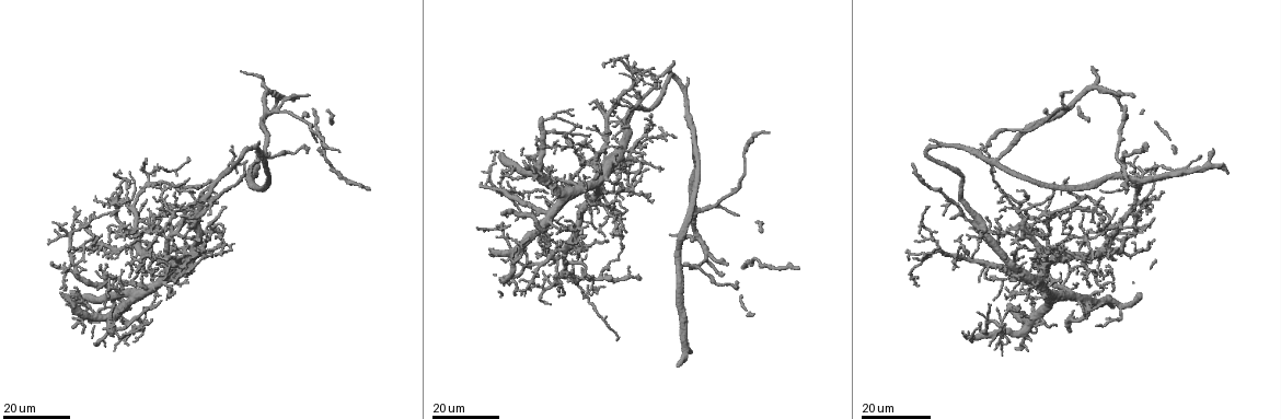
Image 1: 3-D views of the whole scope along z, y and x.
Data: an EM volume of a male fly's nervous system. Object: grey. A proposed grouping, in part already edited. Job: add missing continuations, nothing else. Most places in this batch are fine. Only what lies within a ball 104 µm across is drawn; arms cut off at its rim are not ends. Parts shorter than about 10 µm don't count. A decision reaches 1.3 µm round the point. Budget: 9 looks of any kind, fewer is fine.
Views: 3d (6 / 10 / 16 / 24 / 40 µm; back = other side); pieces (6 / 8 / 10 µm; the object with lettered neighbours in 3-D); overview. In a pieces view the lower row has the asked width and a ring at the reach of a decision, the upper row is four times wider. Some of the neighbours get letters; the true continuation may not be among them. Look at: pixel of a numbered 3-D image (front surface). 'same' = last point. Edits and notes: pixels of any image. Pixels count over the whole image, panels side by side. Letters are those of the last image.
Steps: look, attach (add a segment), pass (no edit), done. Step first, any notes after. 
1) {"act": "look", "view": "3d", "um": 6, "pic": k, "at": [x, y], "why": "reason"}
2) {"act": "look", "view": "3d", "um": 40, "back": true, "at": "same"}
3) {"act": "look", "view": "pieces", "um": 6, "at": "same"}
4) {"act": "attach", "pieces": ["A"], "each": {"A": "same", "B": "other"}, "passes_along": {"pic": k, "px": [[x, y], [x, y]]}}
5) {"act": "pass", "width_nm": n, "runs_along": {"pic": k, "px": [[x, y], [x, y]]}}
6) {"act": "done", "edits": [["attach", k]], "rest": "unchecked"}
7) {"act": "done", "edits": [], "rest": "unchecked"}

{"act": "look", "view": "3d", "um": 24, "pic": 1, "at": [579, 279], "why": "thin end"}

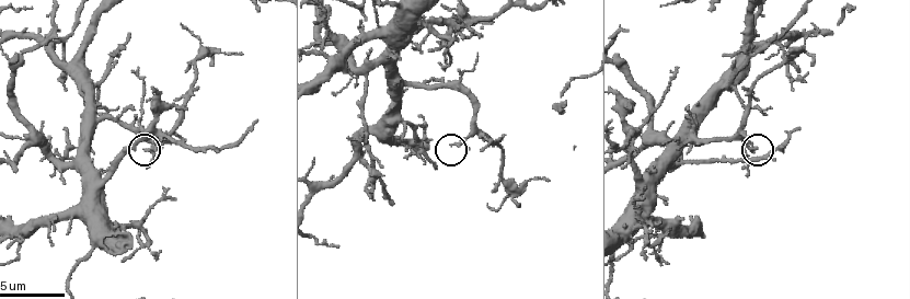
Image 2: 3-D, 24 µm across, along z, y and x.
{"act": "look", "view": "pieces", "um": 10, "pic": 2, "at": [143, 150], "why": "see the neighbours"}

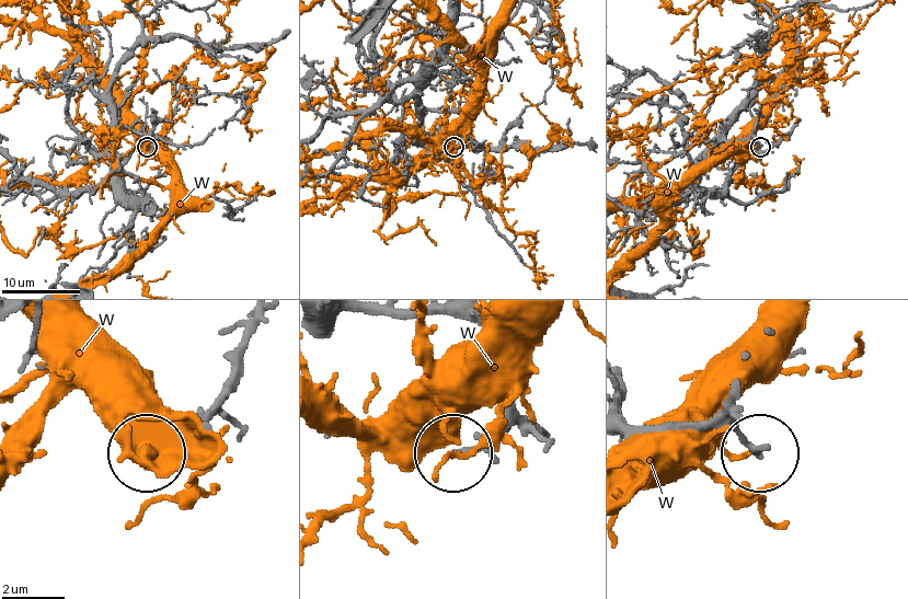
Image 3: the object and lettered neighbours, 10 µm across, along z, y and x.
{"act": "pass", "each": {"W": "other"}, "found": "none of them fits"}

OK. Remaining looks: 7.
{"act": "look", "view": "pieces", "um": 6, "pic": 2, "at": [67, 128], "why": "an open end"}

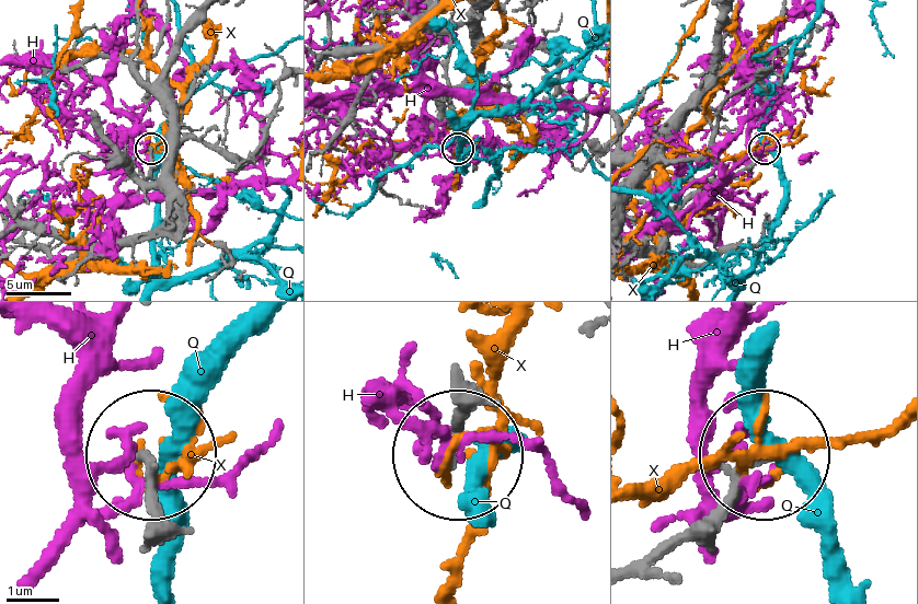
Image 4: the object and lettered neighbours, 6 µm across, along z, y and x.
{"act": "pass", "each": {"H": "other", "Q": "other", "X": "other"}, "runs_along": {"pic": 4, "px": [[150, 514], [150, 453]]}, "found": "none of them fits"}

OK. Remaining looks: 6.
{"act": "look", "view": "3d", "um": 24, "pic": 1, "at": [147, 242], "why": "tapers out"}

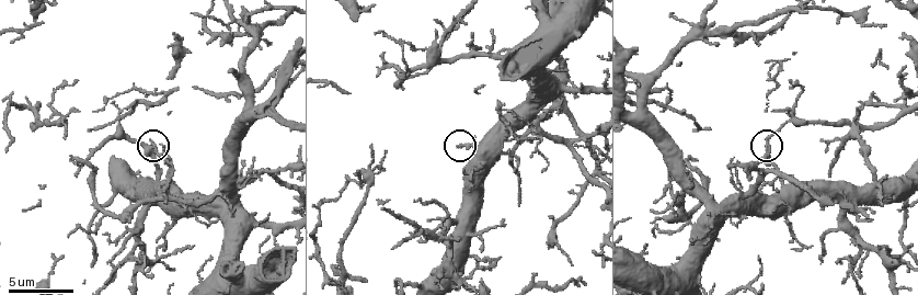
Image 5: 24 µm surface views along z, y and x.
{"act": "look", "view": "pieces", "um": 8, "pic": 5, "at": [150, 139], "why": "what lies round it"}

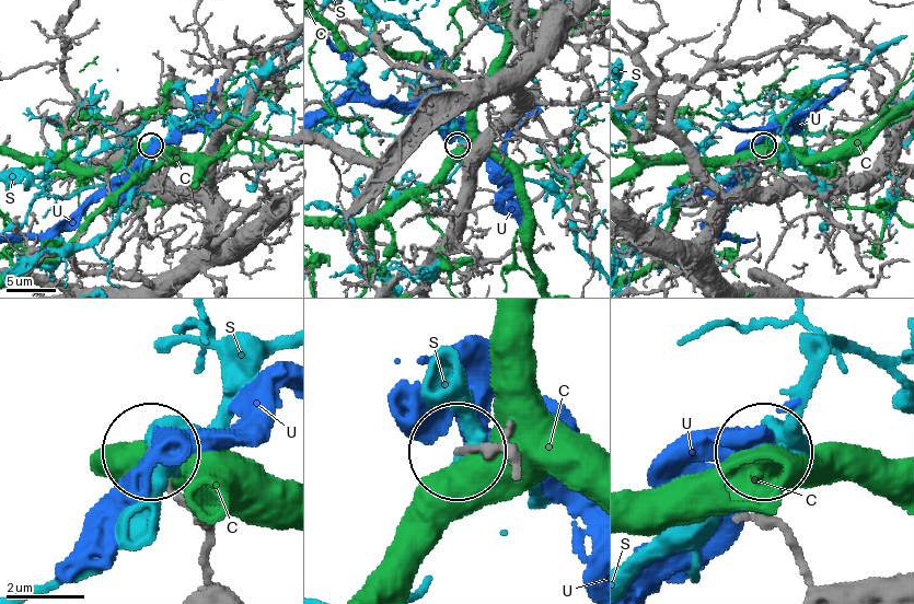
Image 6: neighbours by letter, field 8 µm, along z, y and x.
{"act": "pass", "each": {"C": "other", "S": "other", "U": "other"}, "found": "no lettered segment goes on from it"}

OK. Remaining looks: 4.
{"act": "look", "view": "3d", "um": 24, "pic": 1, "at": [180, 268], "why": "branch stops here"}

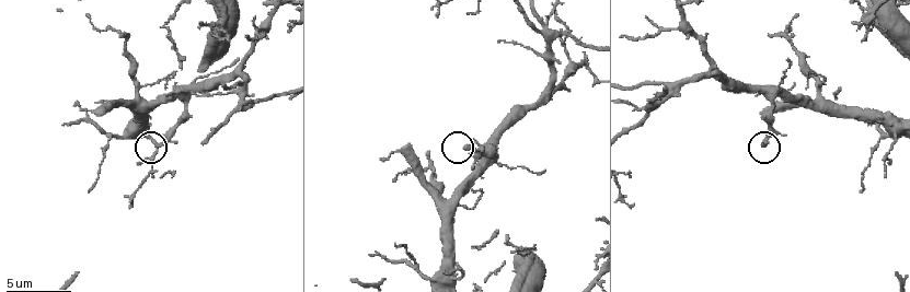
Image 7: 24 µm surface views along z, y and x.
{"act": "look", "view": "pieces", "um": 8, "pic": 7, "at": [465, 145]}

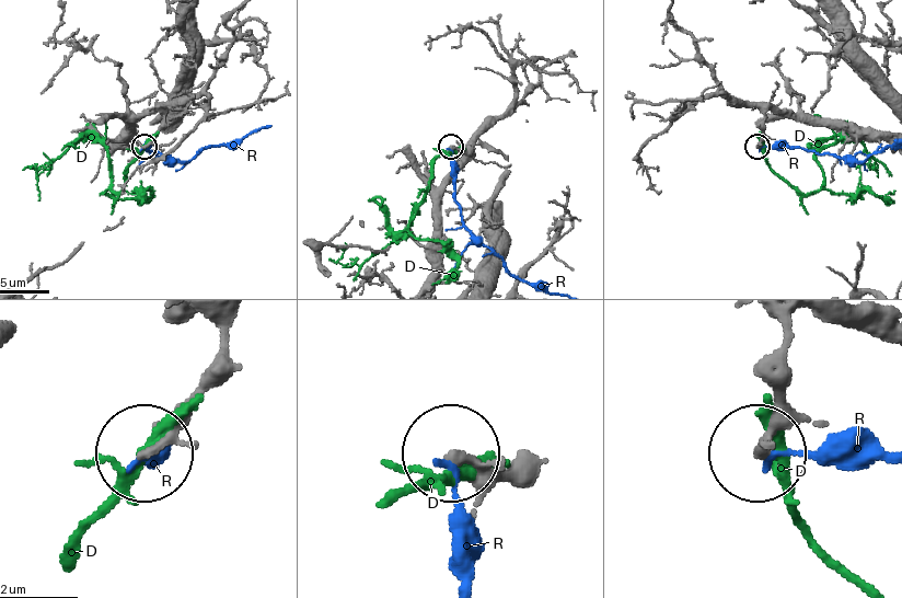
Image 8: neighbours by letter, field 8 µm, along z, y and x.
{"act": "pass", "width_nm": 240, "each": {"D": "other", "R": "other"}, "found": "none of them fits"}

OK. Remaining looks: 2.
{"act": "done", "edits": [], "rest": "unchecked"}

